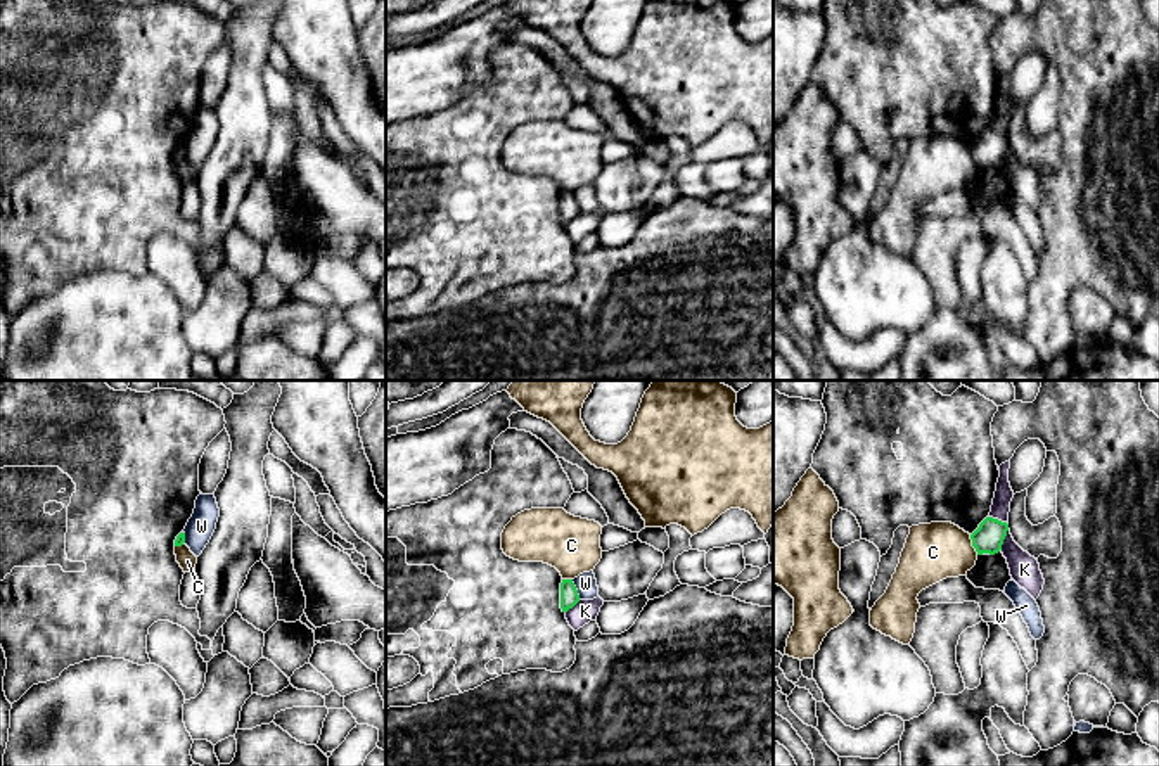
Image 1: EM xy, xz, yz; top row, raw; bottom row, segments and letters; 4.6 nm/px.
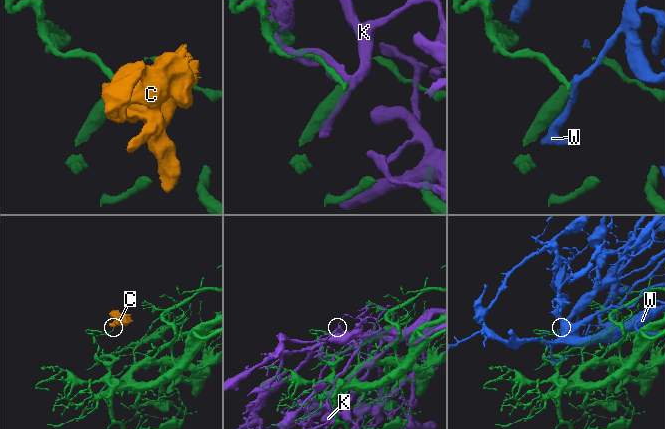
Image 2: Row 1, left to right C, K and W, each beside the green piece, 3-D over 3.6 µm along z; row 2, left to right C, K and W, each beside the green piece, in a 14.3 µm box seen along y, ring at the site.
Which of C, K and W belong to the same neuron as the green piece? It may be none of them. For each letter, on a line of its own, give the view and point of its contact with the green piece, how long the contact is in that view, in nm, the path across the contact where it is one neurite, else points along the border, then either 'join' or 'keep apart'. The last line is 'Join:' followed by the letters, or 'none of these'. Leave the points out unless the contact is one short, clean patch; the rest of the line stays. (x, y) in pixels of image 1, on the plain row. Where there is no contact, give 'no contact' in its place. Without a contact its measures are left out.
C: meets green in yz at (973, 158); contact 100 nm long; border along yz (969, 147), (971, 158), (978, 166); keep apart
K: meets green in yz at (1004, 151); contact 120 nm long; keep apart
W: meets green in xz at (576, 203); contact 100 nm long; keep apart
Join: none of these

